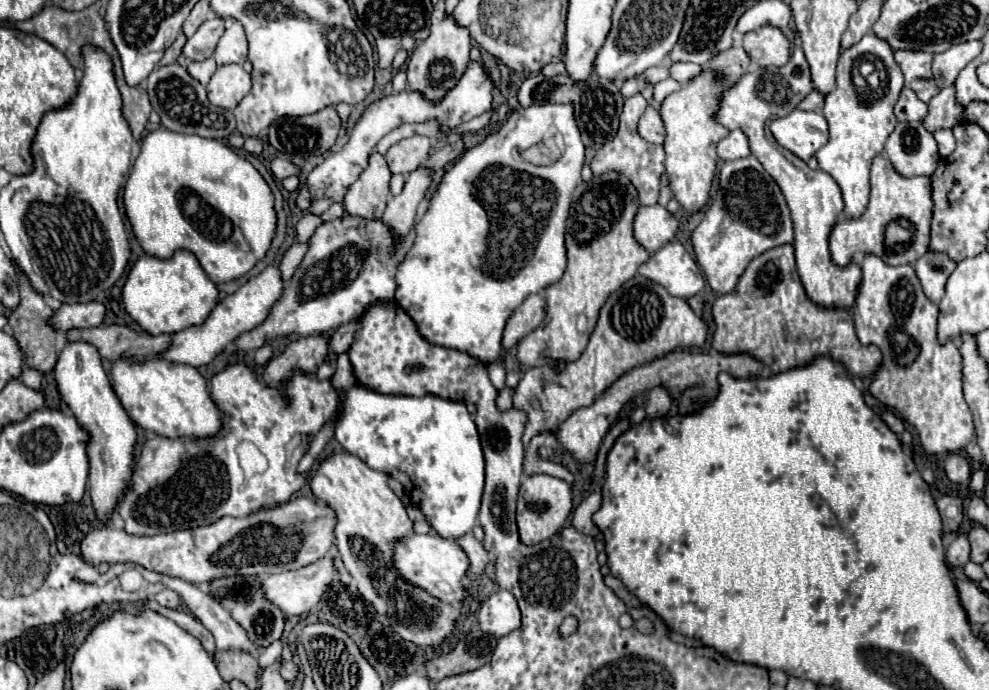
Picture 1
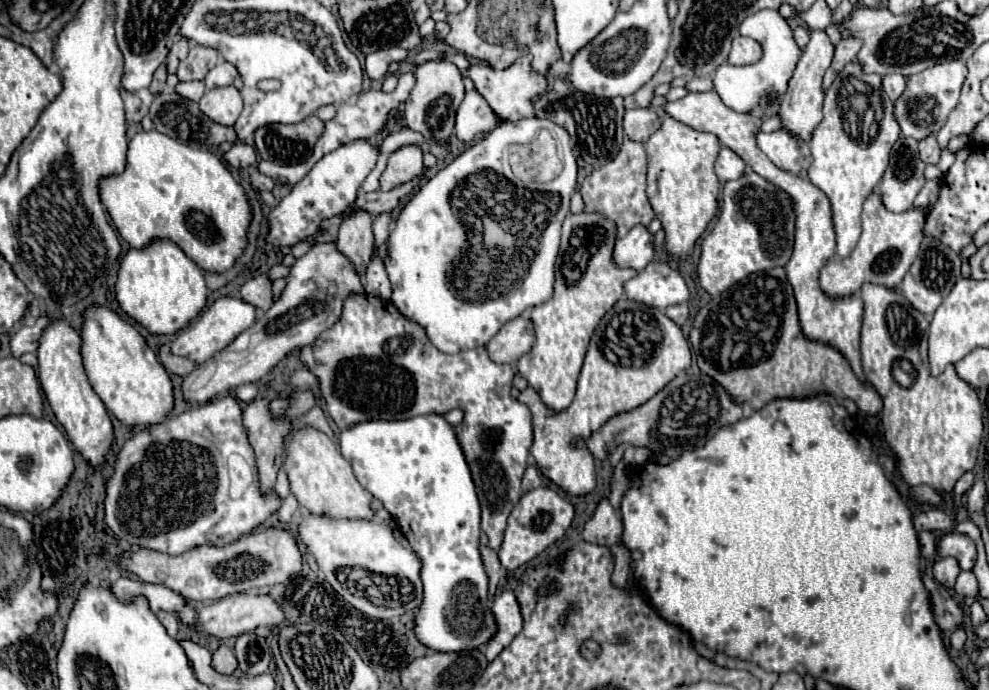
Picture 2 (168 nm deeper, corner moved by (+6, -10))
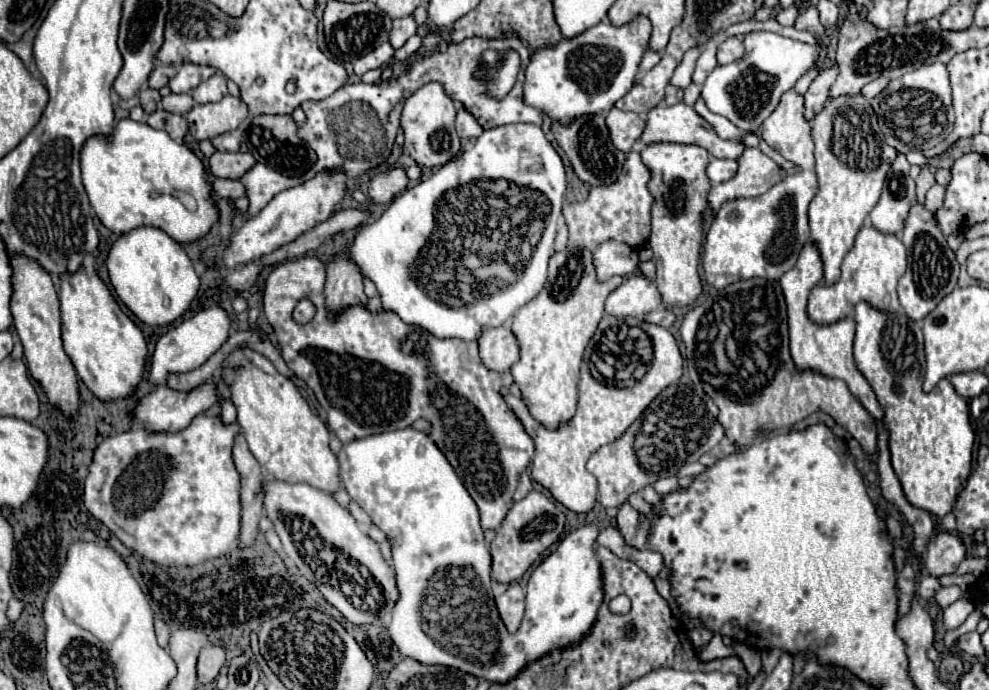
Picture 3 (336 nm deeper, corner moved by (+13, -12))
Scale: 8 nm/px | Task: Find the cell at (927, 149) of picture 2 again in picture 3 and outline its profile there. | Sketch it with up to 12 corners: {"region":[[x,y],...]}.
{"region":[[921,165],[917,177],[917,201],[925,201],[925,193],[935,185],[929,165]]}

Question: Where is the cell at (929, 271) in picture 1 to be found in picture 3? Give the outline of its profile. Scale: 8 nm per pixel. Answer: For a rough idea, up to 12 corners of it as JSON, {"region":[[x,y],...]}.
{"region":[[923,203],[901,233],[899,301],[921,321],[957,287],[959,263]]}

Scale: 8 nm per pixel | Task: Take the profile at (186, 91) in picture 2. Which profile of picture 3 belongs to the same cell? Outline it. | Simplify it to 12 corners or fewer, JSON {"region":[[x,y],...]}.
{"region":[[171,93],[161,103],[167,111],[187,115],[195,105],[189,93]]}

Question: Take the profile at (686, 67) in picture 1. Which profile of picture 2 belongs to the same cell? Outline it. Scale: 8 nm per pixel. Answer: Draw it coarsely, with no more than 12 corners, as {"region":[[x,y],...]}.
{"region":[[696,77],[686,85],[692,93],[712,91],[708,77]]}

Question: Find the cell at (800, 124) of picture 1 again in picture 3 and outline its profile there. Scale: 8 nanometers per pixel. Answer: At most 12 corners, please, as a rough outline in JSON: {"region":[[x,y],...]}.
{"region":[[759,147],[739,157],[735,177],[715,185],[709,211],[757,197],[785,179]]}

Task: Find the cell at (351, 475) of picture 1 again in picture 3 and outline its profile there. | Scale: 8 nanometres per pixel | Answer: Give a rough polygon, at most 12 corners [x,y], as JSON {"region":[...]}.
{"region":[[237,351],[223,367],[271,479],[339,491],[329,431],[289,377]]}

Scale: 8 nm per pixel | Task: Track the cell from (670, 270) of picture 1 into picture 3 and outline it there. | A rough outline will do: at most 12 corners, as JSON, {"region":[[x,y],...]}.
{"region":[[627,277],[605,303],[615,317],[641,317],[661,307],[655,281]]}

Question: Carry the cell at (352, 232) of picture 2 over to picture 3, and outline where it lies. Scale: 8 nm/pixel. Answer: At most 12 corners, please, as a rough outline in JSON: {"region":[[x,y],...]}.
{"region":[[351,257],[329,259],[325,297],[331,311],[367,303]]}

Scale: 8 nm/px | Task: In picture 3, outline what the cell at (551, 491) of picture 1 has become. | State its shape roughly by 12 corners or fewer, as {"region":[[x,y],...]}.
{"region":[[539,491],[513,503],[489,545],[493,579],[511,583],[563,533]]}

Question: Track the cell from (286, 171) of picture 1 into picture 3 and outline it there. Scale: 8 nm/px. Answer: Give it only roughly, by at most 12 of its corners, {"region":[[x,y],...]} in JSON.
{"region":[[215,179],[213,193],[217,197],[239,199],[247,195],[239,179]]}

